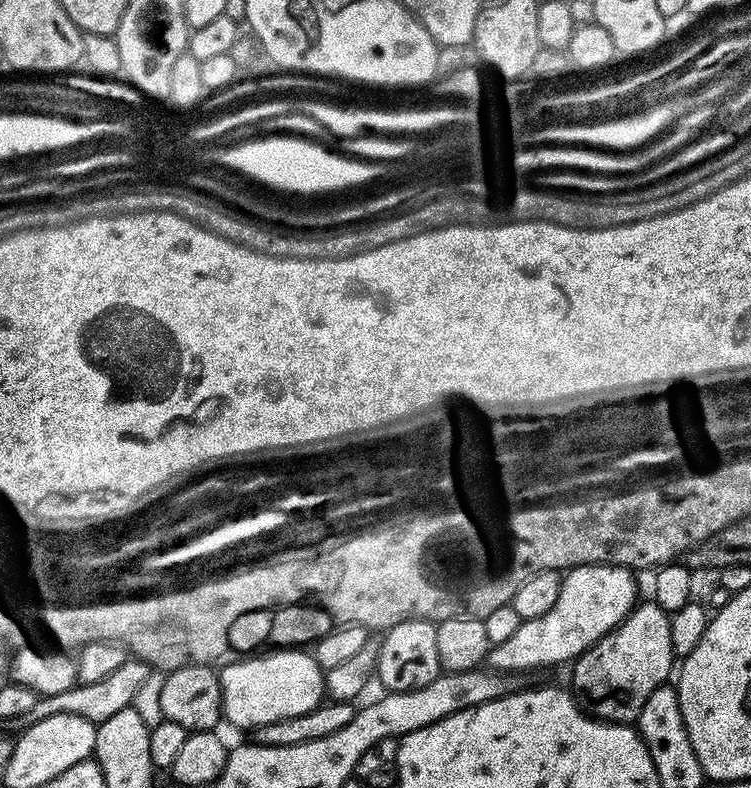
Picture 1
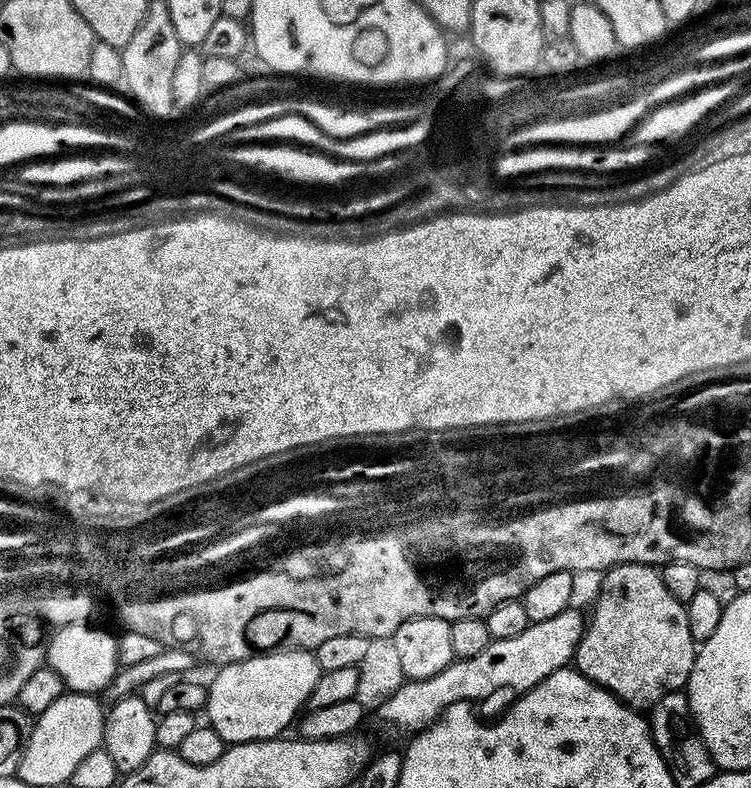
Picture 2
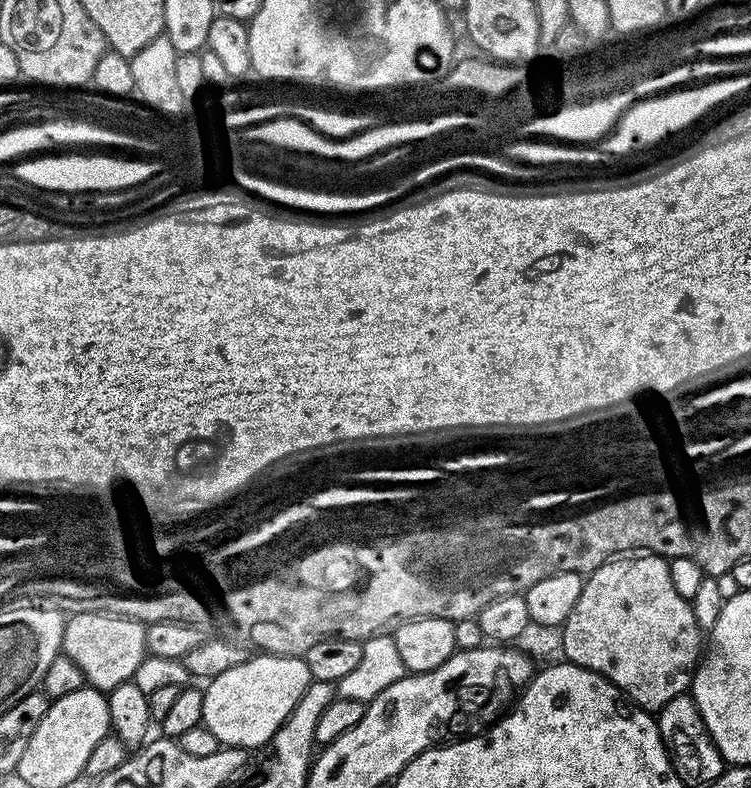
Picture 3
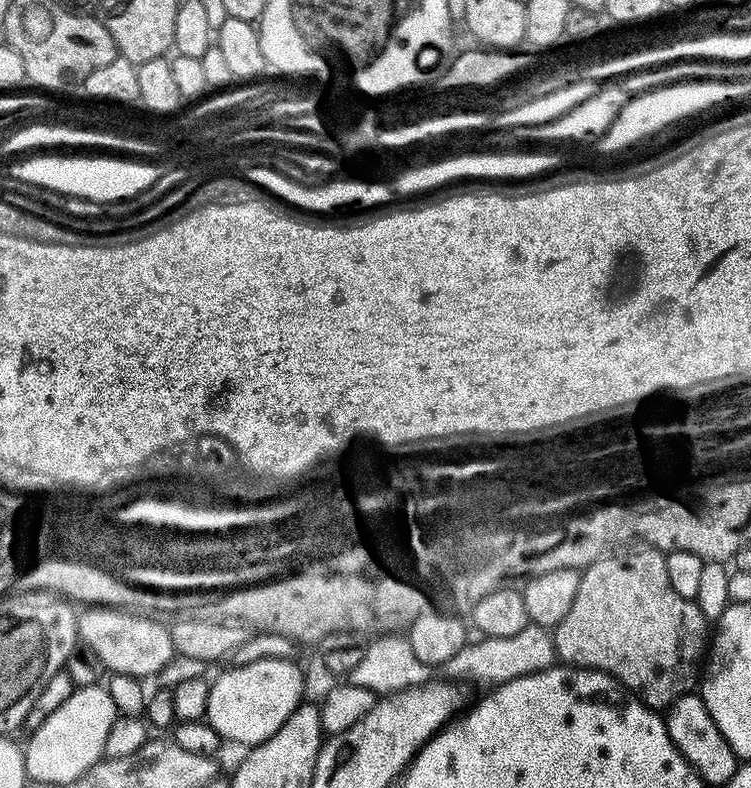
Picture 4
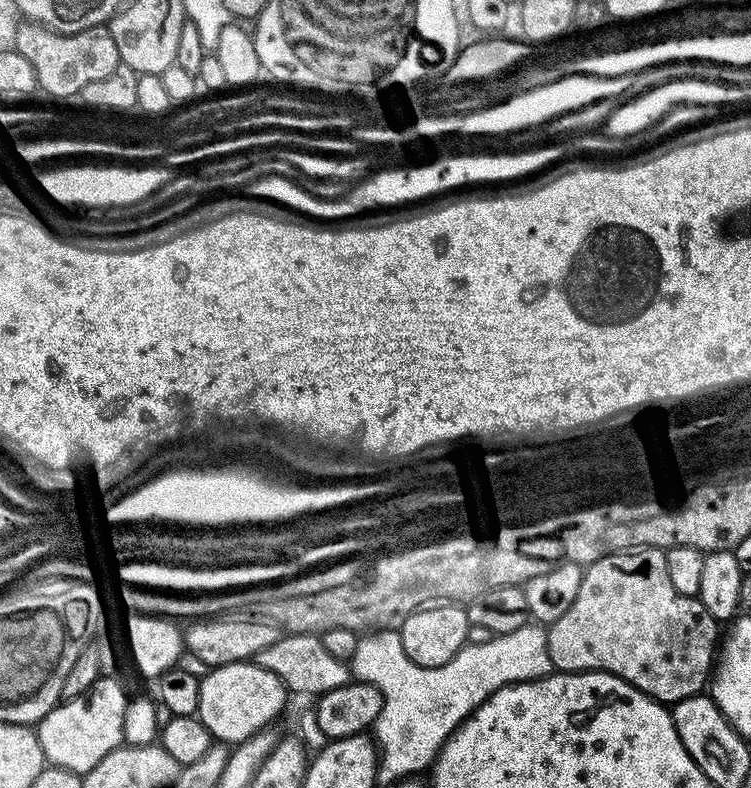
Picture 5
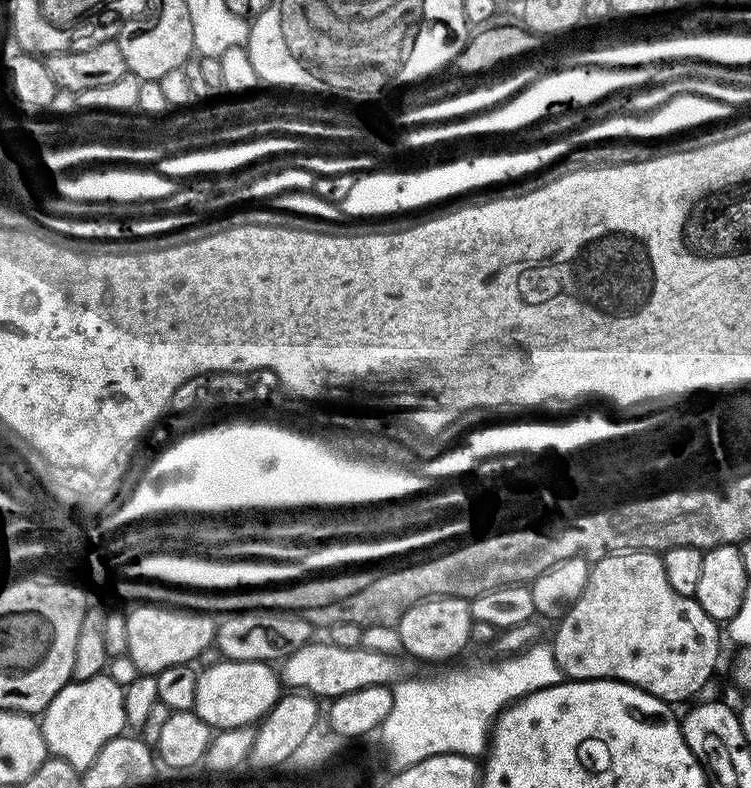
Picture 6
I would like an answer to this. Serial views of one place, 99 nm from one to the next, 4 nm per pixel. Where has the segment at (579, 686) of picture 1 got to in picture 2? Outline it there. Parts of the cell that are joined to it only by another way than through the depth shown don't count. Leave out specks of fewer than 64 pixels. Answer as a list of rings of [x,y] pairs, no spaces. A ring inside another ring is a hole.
[[[618,564],[607,569],[602,579],[600,597],[592,608],[592,617],[587,617],[584,633],[576,647],[574,667],[629,708],[650,710],[658,698],[681,691],[687,685],[698,647],[690,634],[688,609],[666,590],[663,575],[651,564]]]

